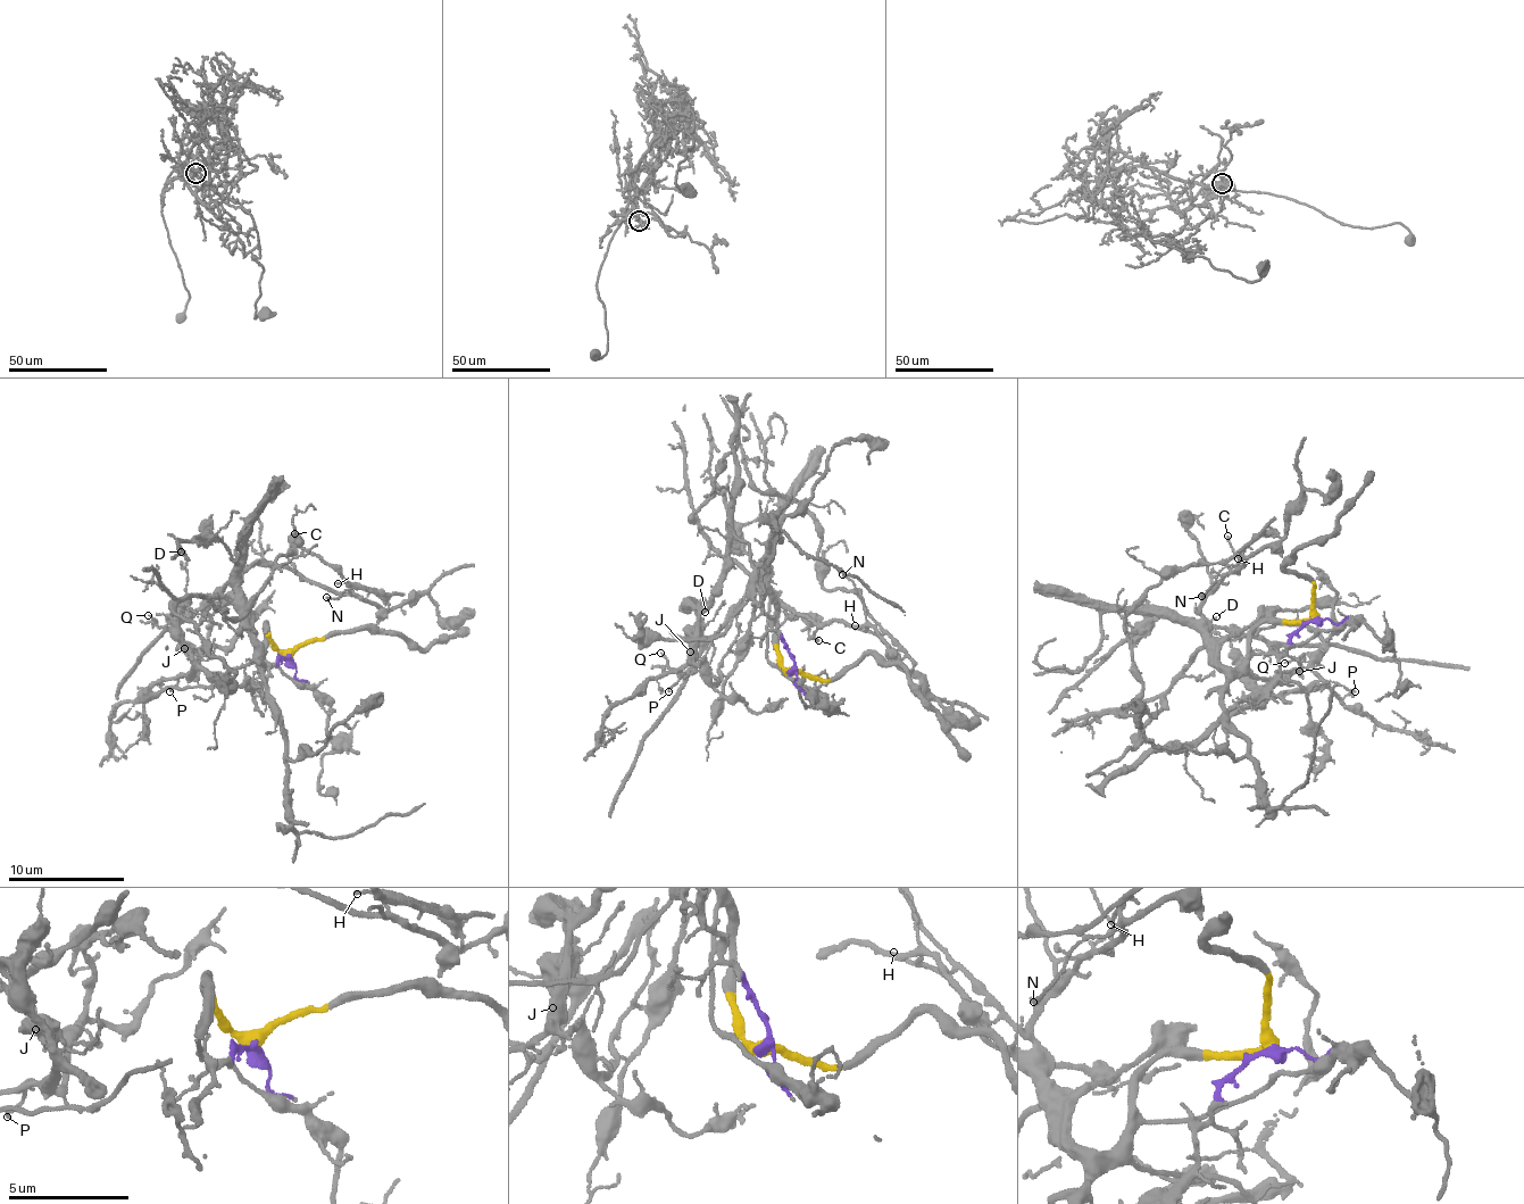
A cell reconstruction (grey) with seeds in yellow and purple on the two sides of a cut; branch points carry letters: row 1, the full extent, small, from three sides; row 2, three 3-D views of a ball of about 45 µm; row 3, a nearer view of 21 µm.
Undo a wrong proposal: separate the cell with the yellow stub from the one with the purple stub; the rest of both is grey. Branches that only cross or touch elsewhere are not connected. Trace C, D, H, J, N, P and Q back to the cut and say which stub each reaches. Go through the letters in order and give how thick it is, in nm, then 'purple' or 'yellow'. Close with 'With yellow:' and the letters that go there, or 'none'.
C: 110 nm thick; yellow
D: 100 nm thick; purple
H: 120 nm thick; yellow
J: 400 nm thick; purple
N: 110 nm thick; yellow
P: 110 nm thick; purple
Q: 110 nm thick; purple
With yellow: C, H, N

